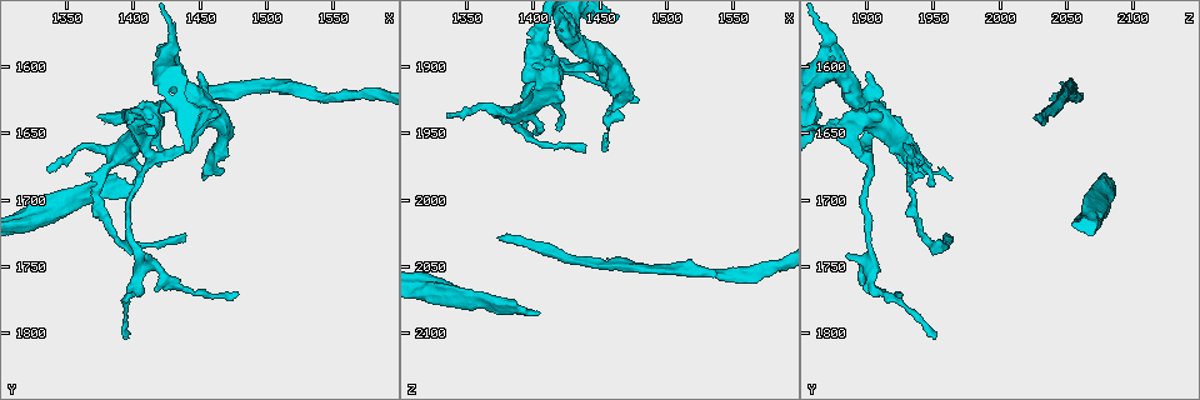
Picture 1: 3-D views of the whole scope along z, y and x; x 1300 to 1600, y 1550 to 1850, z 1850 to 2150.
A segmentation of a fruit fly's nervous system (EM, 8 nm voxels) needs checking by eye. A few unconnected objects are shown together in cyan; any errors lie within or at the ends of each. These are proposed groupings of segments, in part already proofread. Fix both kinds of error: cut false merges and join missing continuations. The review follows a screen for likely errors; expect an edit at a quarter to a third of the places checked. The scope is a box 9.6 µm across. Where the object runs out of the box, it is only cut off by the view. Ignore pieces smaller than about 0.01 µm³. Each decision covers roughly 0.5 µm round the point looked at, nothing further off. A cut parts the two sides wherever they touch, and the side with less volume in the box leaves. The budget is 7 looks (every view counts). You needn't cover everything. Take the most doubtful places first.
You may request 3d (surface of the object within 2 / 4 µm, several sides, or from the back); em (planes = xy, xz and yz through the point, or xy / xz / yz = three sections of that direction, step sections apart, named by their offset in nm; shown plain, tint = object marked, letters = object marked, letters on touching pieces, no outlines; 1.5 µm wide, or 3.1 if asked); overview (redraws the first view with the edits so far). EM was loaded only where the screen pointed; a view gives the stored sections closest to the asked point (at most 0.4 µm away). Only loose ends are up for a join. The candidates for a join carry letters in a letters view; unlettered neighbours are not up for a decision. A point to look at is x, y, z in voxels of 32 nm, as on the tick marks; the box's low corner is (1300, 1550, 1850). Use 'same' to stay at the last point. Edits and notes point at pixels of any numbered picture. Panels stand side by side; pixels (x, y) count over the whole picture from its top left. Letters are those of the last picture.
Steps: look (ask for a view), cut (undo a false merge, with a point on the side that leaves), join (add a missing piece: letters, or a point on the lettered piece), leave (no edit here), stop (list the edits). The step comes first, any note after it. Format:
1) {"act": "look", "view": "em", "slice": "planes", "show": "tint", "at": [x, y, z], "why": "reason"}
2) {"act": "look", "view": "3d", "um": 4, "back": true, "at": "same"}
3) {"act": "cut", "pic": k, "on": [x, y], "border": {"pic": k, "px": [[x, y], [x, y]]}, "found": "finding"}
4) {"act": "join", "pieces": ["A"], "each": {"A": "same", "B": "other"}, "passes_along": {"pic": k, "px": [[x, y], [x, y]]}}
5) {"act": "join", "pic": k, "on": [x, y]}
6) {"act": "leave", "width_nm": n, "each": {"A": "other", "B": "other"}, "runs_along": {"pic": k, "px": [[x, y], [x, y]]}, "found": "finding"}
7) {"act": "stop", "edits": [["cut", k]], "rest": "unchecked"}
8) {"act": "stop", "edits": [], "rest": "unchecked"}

{"act": "look", "view": "3d", "um": 2, "back": true, "at": [1376, 1636, 2028], "why": "end of a long branch"}

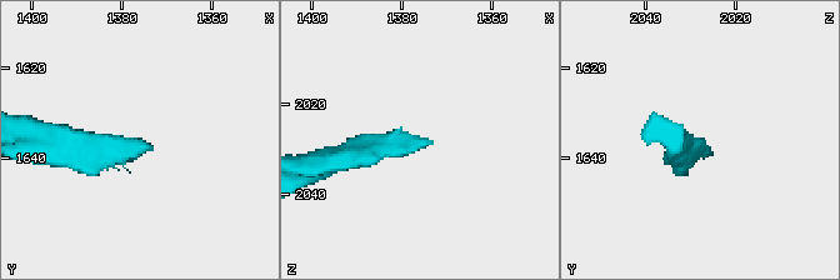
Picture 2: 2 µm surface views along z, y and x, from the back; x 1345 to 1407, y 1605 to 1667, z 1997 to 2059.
{"act": "look", "view": "em", "slice": "planes", "show": "plain", "at": [1375, 1638, 2028]}

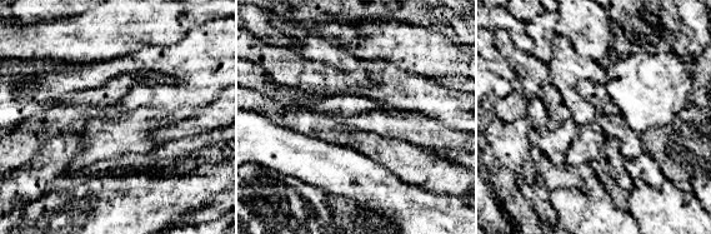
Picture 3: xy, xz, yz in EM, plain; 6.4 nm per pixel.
{"act": "look", "view": "em", "slice": "planes", "show": "letters", "at": "same", "why": "what lies round it"}

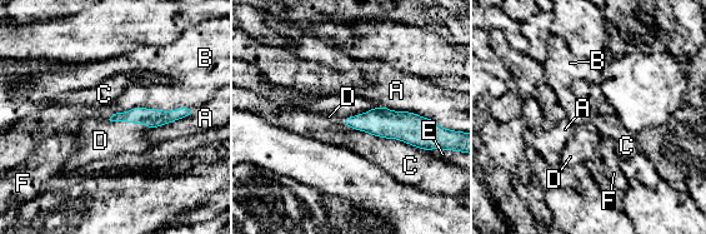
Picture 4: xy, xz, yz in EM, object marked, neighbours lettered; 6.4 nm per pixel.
{"act": "join", "pic": 4, "on": [100, 140], "each": {"A": "other", "B": "other", "C": "other", "D": "same", "E": "other", "F": "other"}, "passes_along": {"pic": 4, "px": [[153, 118], [129, 122], [100, 140]]}, "found": "the cell continues"}

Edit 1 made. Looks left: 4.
{"act": "look", "view": "overview", "why": "redraw"}

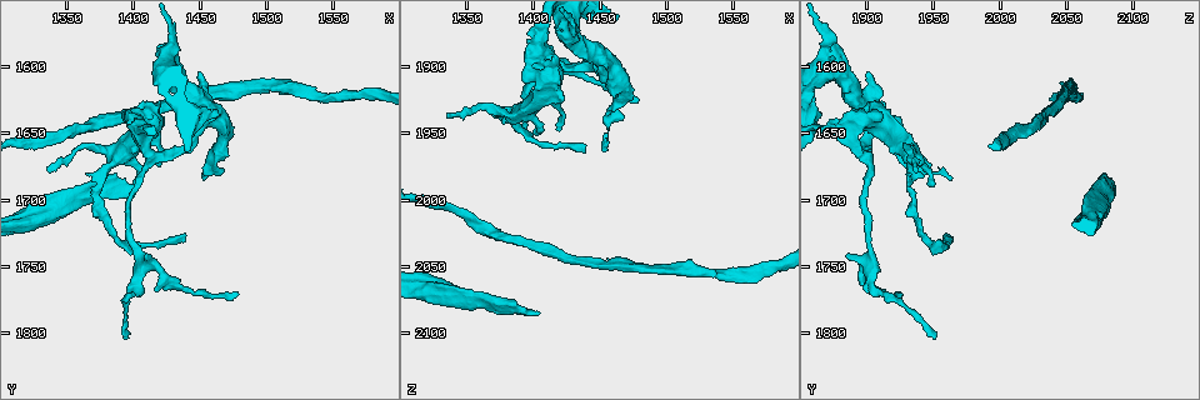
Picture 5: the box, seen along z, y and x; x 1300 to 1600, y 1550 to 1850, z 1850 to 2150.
{"act": "look", "view": "3d", "um": 4, "back": true, "at": [1336, 1678, 1936], "why": "thin end"}

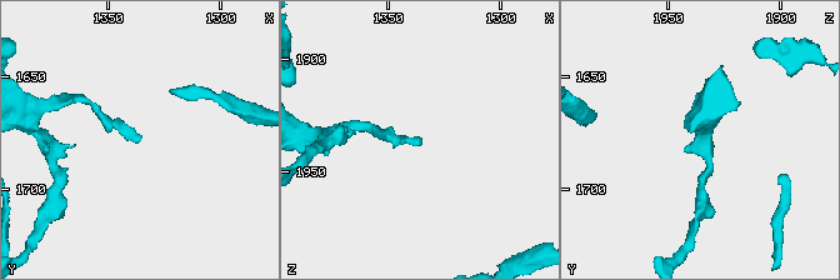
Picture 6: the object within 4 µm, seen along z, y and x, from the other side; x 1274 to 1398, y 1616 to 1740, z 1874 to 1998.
{"act": "look", "view": "em", "slice": "xy", "step": 4, "show": "letters", "at": [1335, 1677, 1937], "why": "now the EM"}

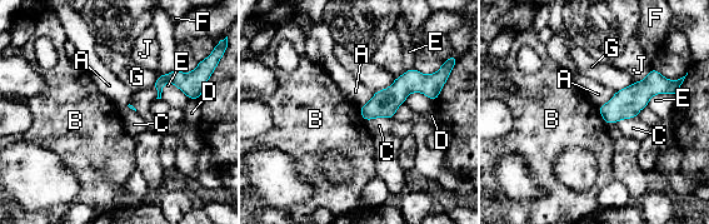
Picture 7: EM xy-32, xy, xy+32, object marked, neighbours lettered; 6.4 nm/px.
{"act": "look", "view": "em", "slice": "planes", "show": "letters", "at": "same"}

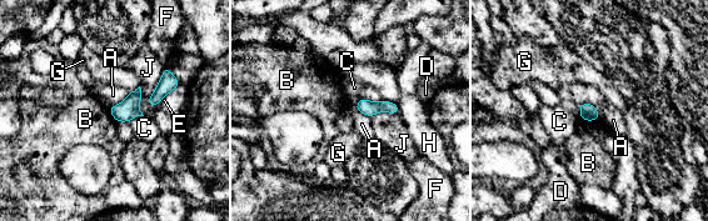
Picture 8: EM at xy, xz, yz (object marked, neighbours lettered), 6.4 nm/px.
{"act": "leave", "each": {"A": "other", "B": "other", "C": "other", "D": "other", "E": "other", "F": "other", "G": "other", "H": "other", "J": "other"}, "border": {"pic": 8, "px": [[598, 119], [583, 121]]}, "found": "no lettered piece goes on from it"}

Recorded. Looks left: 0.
{"act": "stop", "edits": [["join", 4]], "rest": "unchecked"}

